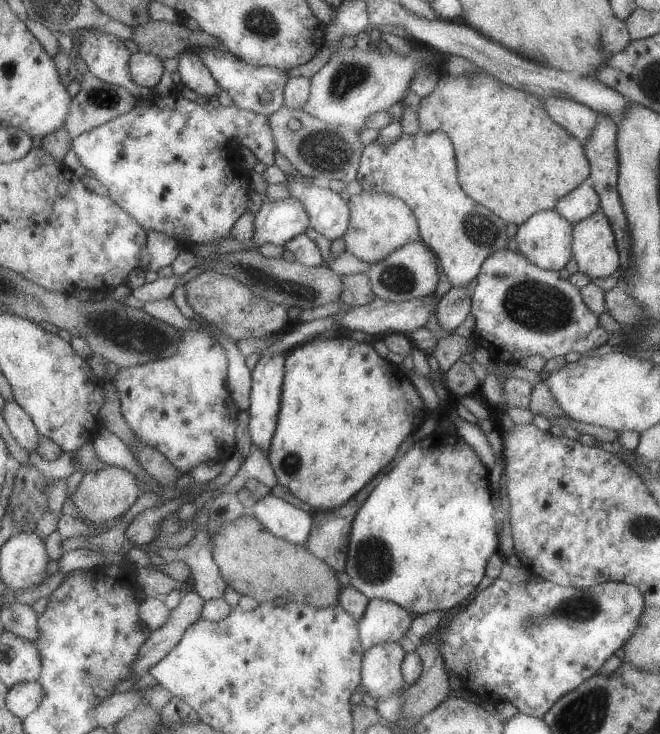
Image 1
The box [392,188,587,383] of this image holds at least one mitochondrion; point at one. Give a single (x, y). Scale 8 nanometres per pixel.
(530, 303)

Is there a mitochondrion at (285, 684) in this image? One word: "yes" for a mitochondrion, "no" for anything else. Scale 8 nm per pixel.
no

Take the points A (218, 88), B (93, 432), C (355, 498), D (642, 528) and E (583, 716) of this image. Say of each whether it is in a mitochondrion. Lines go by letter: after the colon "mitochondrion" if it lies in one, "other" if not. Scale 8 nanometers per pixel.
A: other
B: other
C: other
D: mitochondrion
E: mitochondrion

